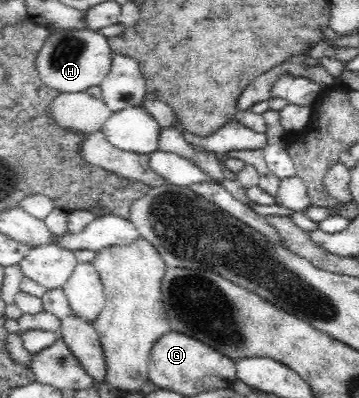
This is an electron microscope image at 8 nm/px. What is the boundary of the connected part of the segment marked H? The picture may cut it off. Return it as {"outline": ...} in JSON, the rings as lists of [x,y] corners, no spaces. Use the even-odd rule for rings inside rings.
{"outline":[[[96,30],[51,31],[36,57],[41,81],[59,93],[85,92],[90,87],[99,86],[111,67],[112,51],[107,39]]]}

